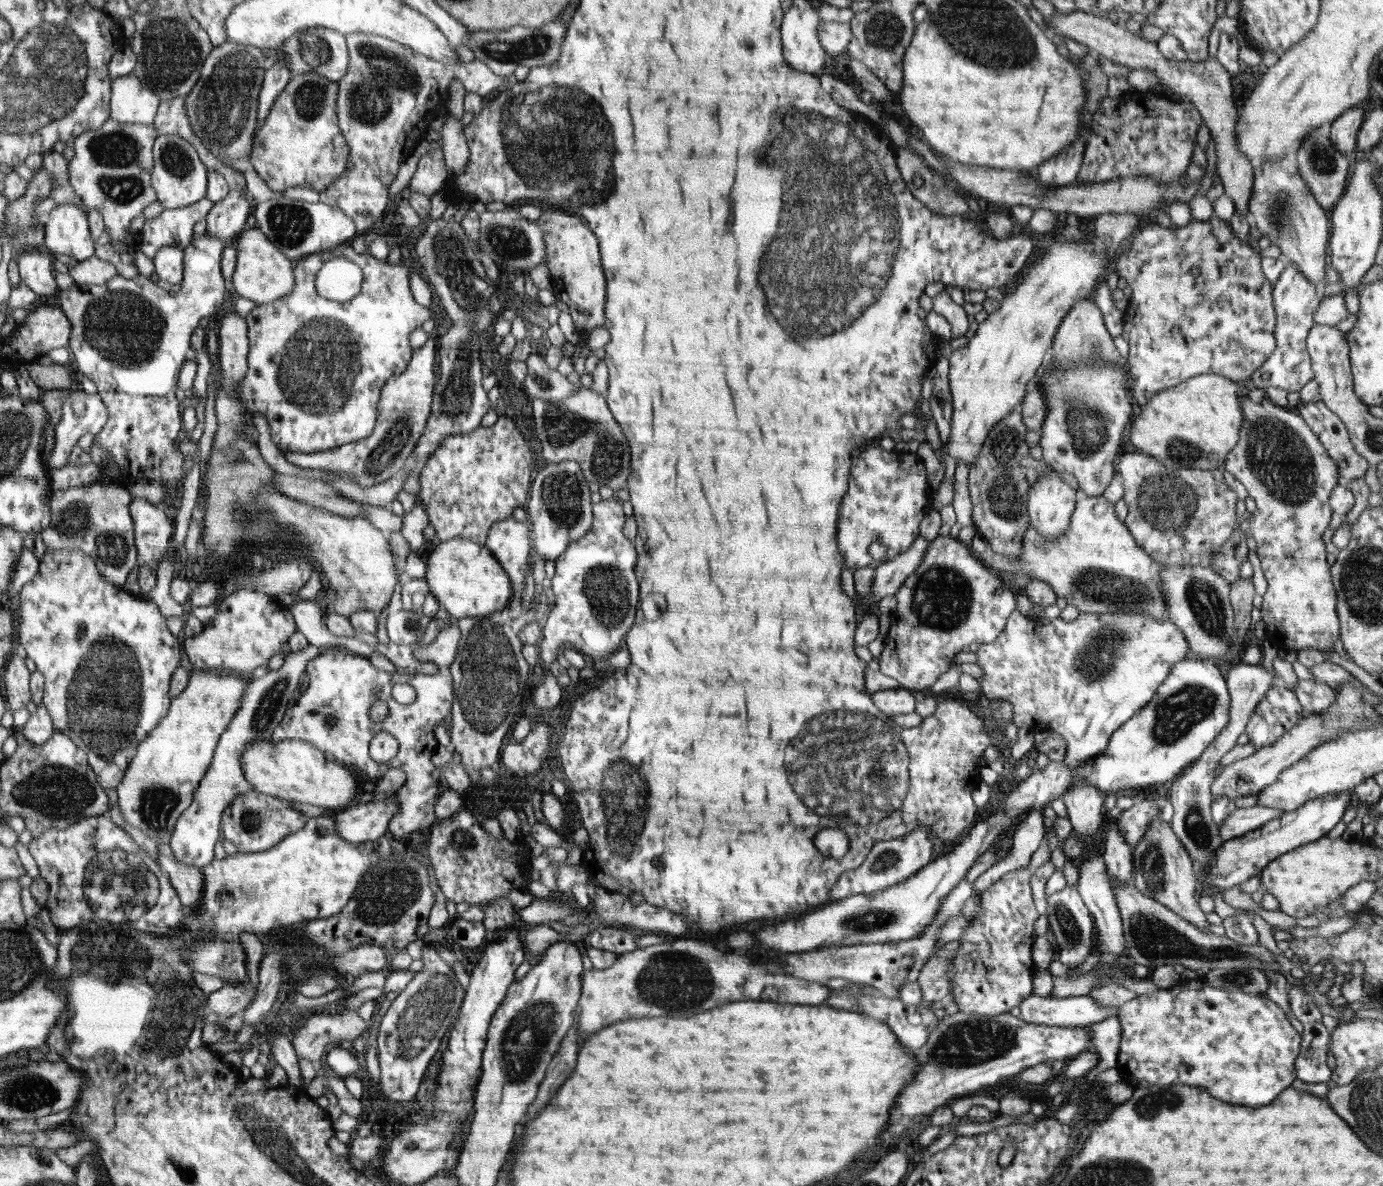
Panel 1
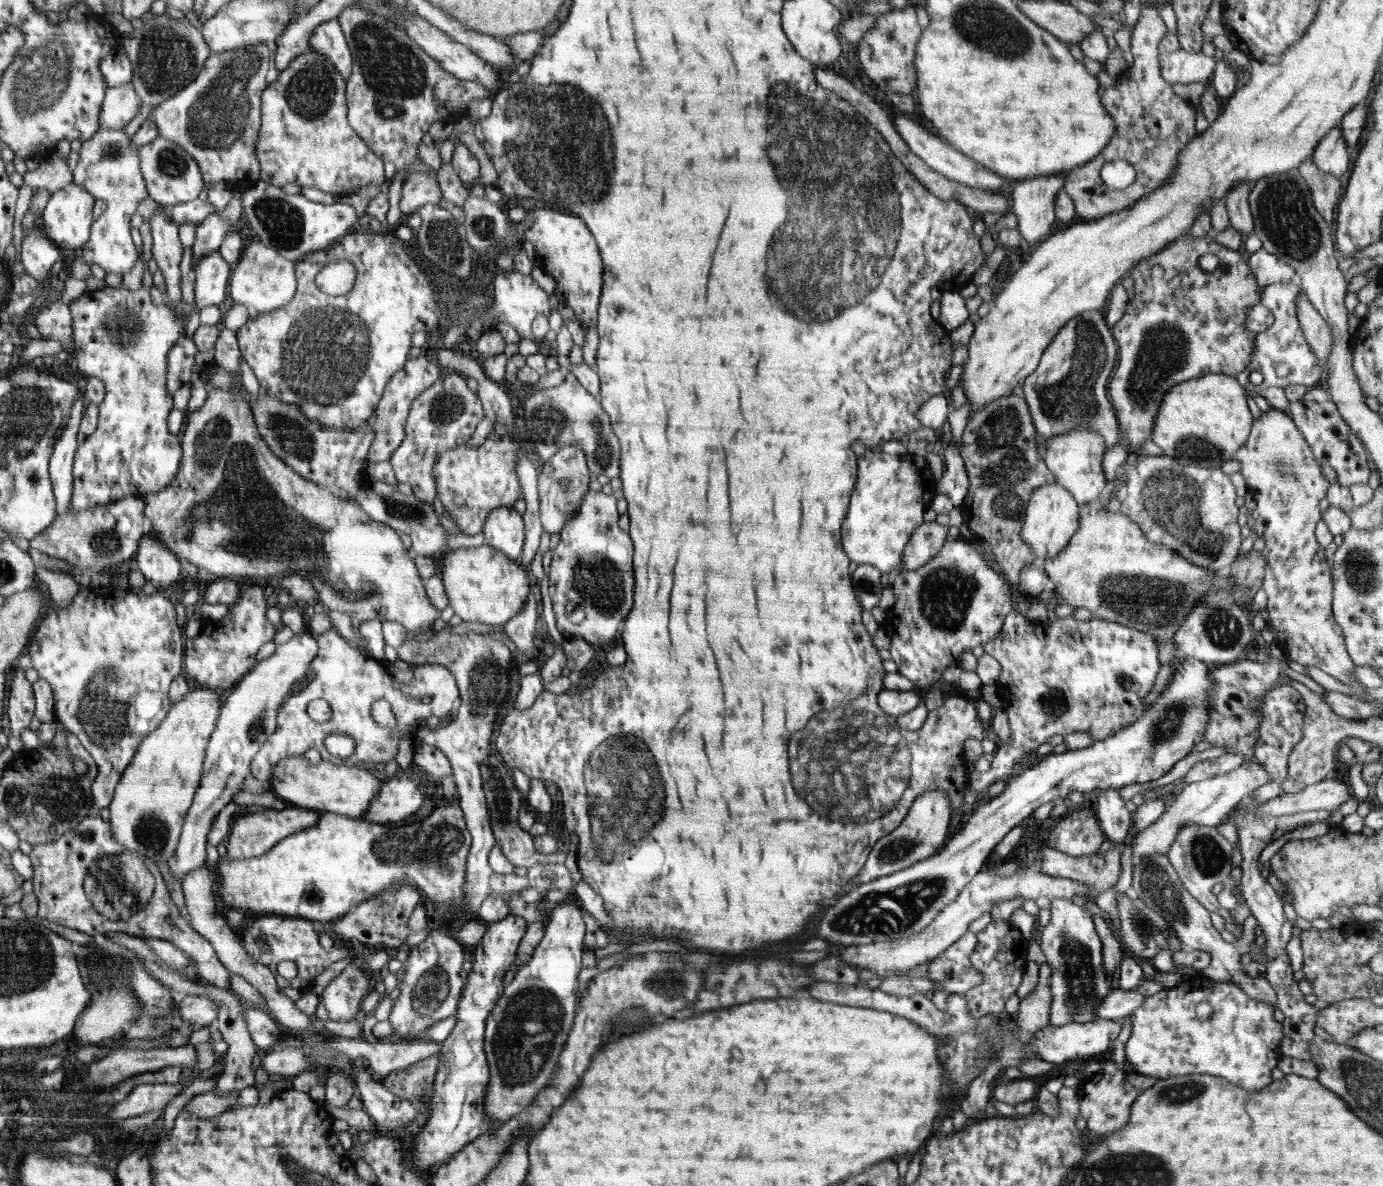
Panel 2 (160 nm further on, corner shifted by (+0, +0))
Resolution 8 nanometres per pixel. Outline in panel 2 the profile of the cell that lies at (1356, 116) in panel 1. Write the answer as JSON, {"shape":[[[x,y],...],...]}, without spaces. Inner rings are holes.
{"shape":[[[1339,124],[1318,143],[1311,157],[1313,163],[1323,172],[1342,176],[1350,166],[1350,154]]]}

